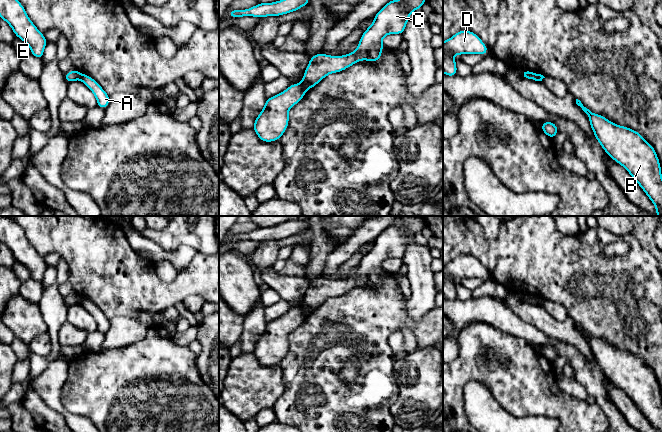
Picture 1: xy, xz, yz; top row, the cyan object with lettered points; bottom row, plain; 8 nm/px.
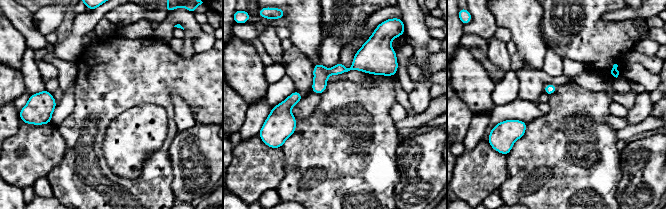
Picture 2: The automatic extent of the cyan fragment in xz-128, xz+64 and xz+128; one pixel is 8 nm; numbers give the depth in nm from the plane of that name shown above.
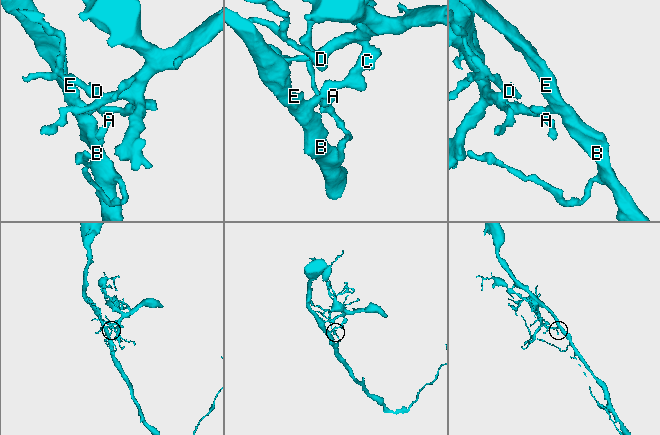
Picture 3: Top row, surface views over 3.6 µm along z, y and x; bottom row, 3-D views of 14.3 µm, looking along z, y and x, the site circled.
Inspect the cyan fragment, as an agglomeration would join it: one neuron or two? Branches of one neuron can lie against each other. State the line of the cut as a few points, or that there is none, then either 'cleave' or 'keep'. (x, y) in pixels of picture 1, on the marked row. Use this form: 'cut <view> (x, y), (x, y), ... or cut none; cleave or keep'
cut xz (301, 83), (306, 88); cleave

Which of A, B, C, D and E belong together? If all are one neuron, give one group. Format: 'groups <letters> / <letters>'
groups A C D / B E

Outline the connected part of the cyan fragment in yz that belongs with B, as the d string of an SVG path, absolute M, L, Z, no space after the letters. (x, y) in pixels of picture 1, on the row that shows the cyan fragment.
M576 99L576 104L589 116L604 151L629 172L655 205L656 214L662 216L661 166L653 146L640 133L591 112L580 100Z

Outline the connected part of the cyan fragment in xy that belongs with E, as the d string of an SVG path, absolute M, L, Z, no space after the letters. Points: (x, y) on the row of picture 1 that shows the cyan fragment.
M0 0L0 17L30 47L31 55L42 60L48 41L27 16L23 5L18 0Z

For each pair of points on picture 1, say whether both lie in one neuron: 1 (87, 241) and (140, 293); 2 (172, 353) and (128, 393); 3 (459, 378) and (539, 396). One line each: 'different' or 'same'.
1: same
2: same
3: same

